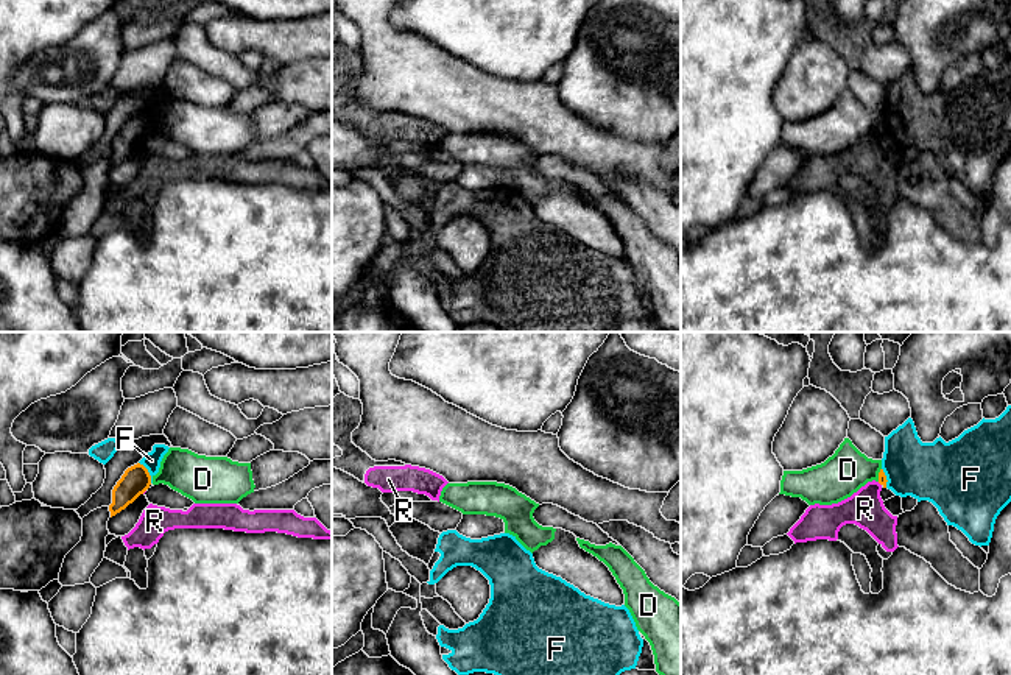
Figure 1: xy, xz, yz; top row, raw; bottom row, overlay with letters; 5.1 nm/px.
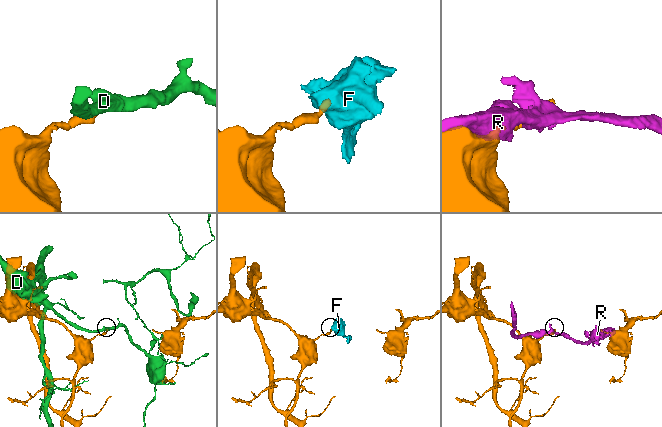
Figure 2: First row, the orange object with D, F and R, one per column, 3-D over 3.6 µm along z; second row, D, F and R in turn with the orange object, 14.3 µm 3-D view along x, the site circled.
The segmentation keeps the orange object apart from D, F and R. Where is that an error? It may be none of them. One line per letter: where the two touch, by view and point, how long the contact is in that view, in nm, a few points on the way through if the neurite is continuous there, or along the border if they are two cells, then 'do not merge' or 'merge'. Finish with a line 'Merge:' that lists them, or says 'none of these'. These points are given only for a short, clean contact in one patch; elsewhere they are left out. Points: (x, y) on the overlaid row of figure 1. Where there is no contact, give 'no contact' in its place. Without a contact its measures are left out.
D: meets orange in yz at (879, 474); contact 70 nm long; do not merge
F: meets orange in xy at (148, 473); contact 130 nm long; border along xy (139, 462), (147, 470), (151, 482); do not merge
R: meets orange in xy at (144, 491); contact 30 nm long; do not merge
Merge: none of these

